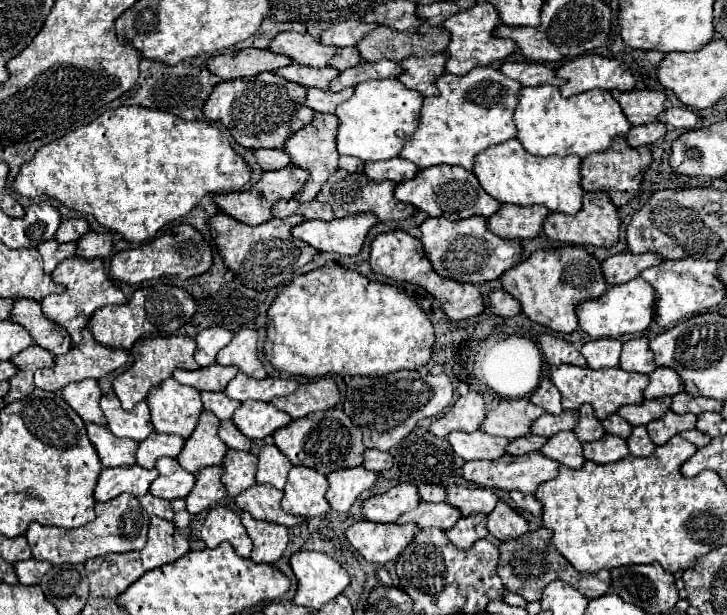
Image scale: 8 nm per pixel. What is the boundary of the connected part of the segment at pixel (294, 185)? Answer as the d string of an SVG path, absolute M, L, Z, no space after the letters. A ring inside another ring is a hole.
M290 164L290 166L284 166L284 168L280 168L280 170L264 172L262 178L260 178L254 186L250 186L250 188L246 188L246 190L214 196L214 204L216 204L224 214L232 216L234 220L238 220L238 222L242 222L242 224L264 224L264 222L268 222L268 220L272 218L272 212L270 212L270 210L272 210L272 204L274 204L276 200L282 200L282 198L284 198L284 200L294 198L294 196L300 192L300 188L304 186L306 178L308 178L308 174L304 174L304 170L300 170L300 168L296 168L296 166Z

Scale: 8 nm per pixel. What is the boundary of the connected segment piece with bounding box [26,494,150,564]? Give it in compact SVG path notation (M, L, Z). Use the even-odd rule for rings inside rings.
M120 494L108 502L96 502L96 518L80 528L52 528L32 522L26 530L28 546L36 560L46 560L50 564L84 564L90 558L104 556L110 552L130 552L140 550L146 544L146 532L150 516L140 506L138 498L132 494Z

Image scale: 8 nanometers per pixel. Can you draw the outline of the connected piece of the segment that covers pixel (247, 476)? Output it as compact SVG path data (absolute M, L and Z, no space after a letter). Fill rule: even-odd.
M228 450L224 460L222 460L222 484L226 486L228 494L234 498L242 490L250 488L256 484L254 474L256 474L256 464L258 458L250 452L238 452L238 450Z

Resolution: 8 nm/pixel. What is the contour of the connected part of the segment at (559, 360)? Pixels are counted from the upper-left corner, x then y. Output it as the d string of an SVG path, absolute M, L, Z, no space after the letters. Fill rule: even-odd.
M542 334L540 336L540 348L542 348L550 366L560 366L560 364L586 366L584 356L580 354L580 350L574 344L566 342L562 338L556 338L552 334Z

